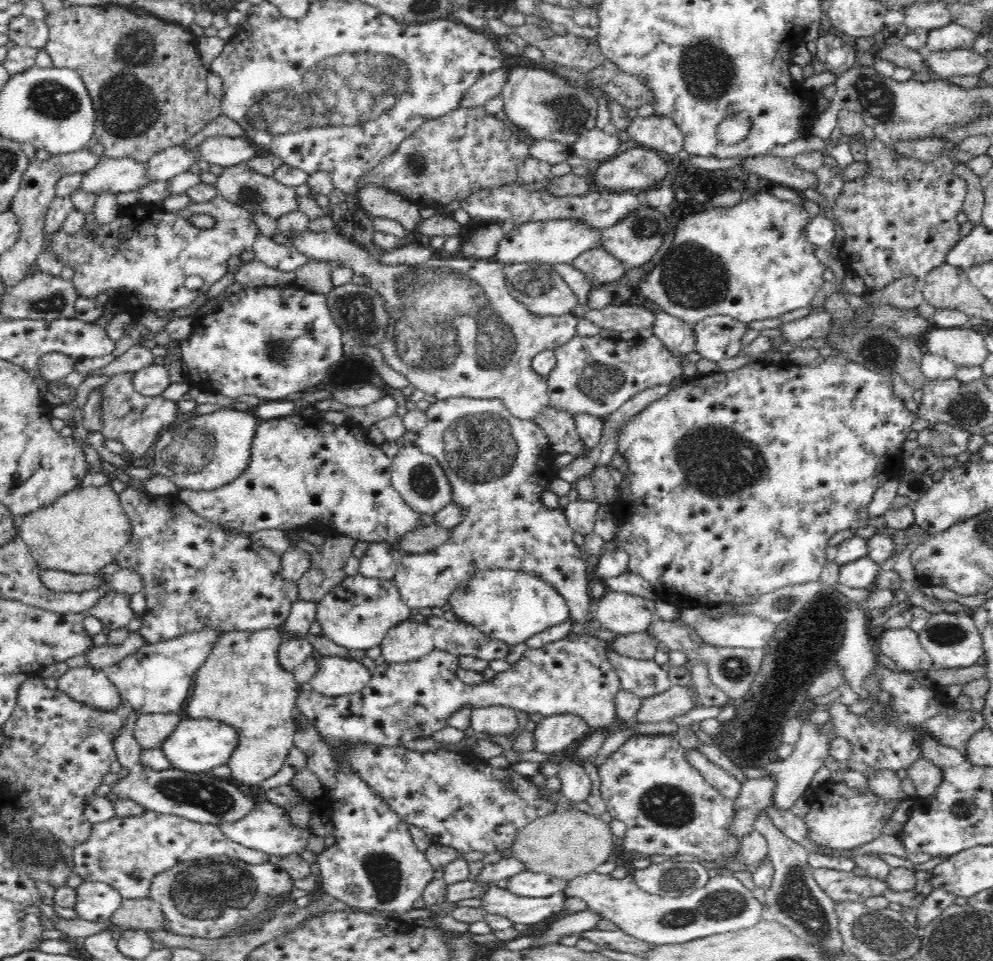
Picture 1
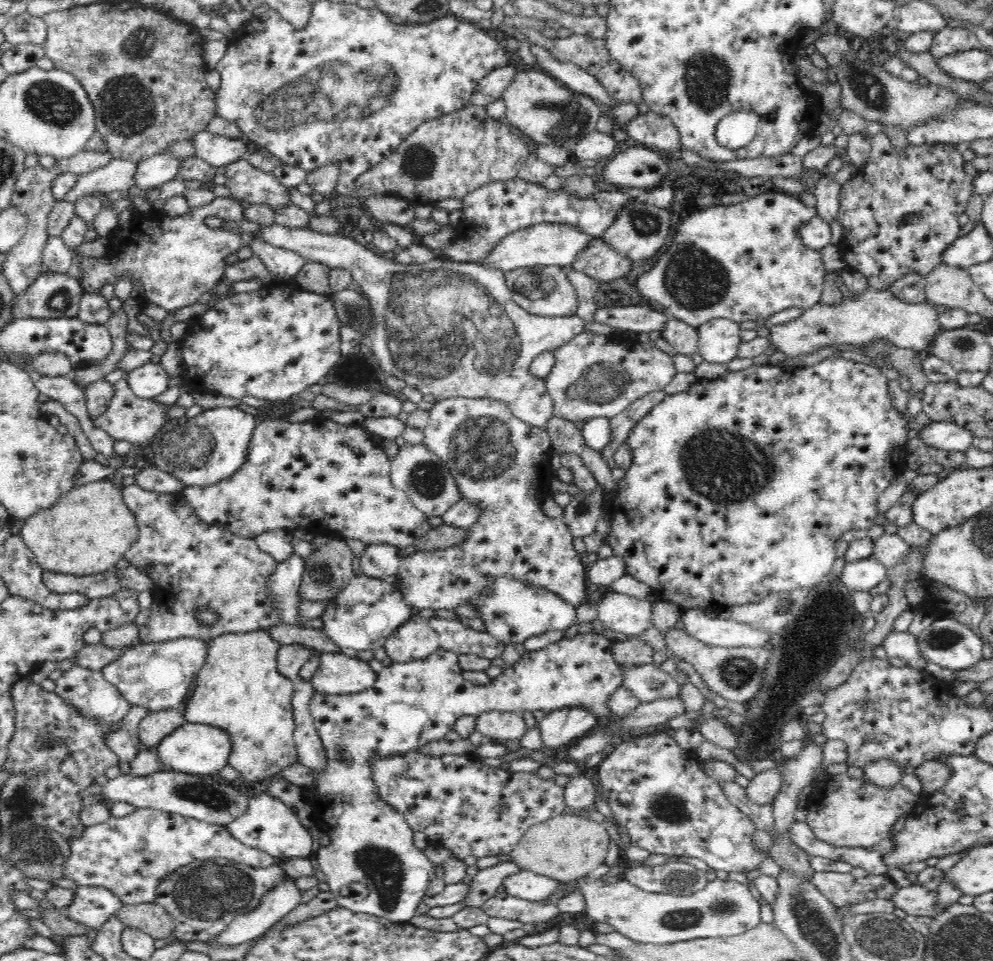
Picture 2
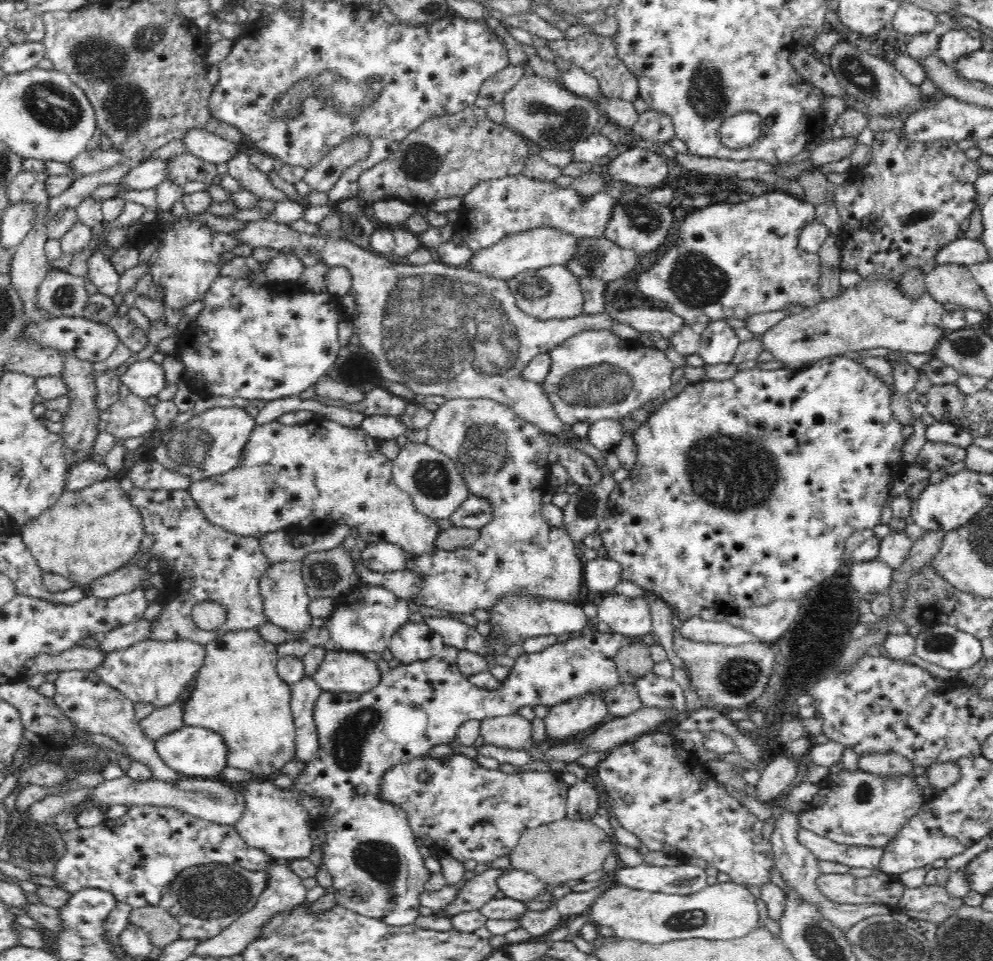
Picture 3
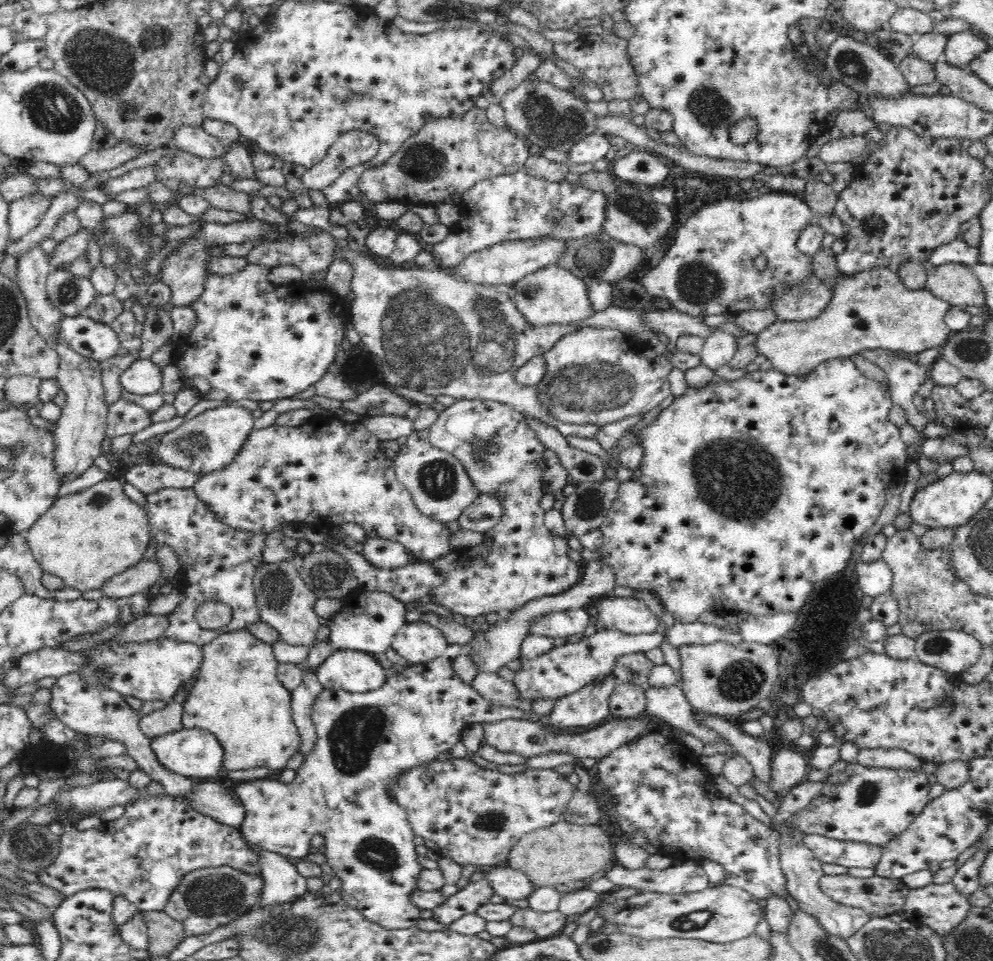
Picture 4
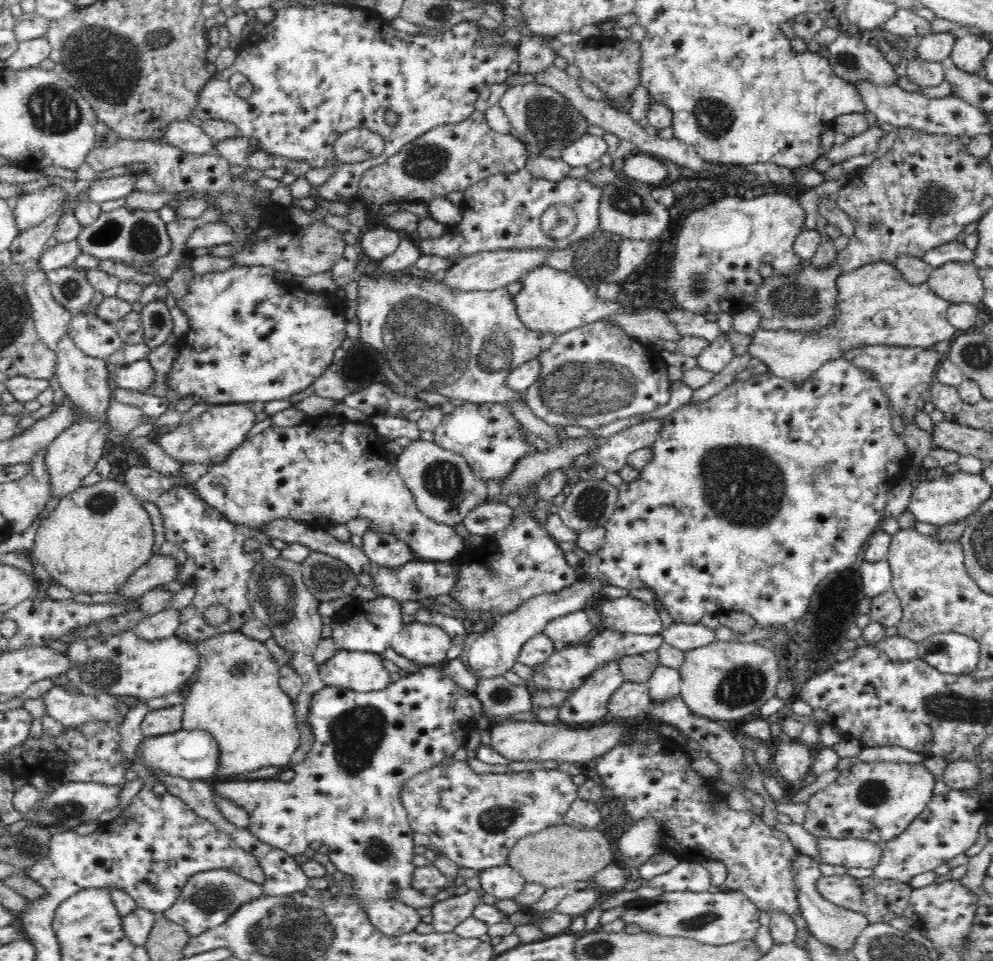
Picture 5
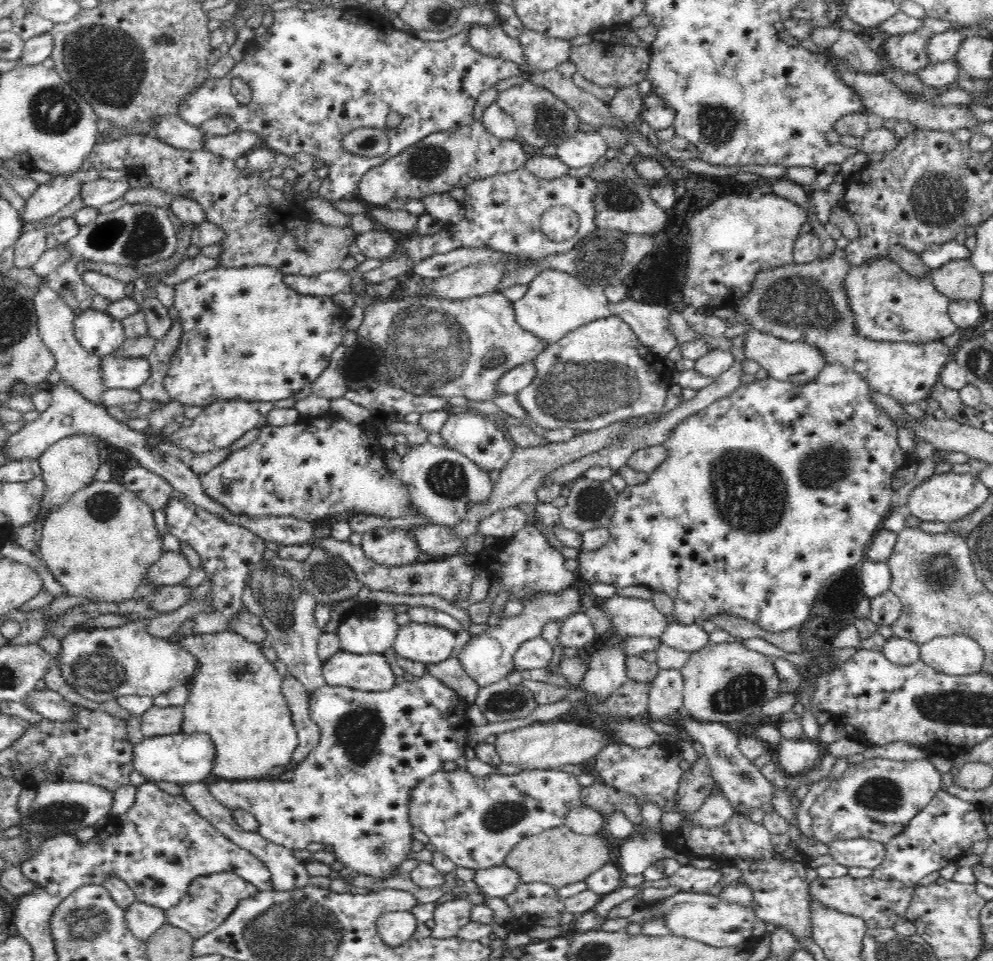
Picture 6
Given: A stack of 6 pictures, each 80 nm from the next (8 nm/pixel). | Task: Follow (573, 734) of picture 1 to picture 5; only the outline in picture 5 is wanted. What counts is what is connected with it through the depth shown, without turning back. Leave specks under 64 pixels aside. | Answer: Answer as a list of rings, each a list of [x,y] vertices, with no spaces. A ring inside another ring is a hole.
[[[610,660],[592,670],[584,684],[561,706],[557,720],[564,724],[592,724],[608,713],[610,697],[624,684],[619,660]]]

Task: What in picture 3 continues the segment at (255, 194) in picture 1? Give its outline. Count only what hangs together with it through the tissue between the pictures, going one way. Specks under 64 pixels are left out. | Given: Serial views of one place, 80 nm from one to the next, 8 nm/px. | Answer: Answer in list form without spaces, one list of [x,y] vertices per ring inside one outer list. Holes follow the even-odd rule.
[[[248,146],[238,150],[235,156],[228,162],[228,174],[241,182],[243,190],[254,192],[258,198],[272,198],[277,203],[287,198],[284,191],[272,186],[270,179],[266,177],[256,166],[250,163]]]

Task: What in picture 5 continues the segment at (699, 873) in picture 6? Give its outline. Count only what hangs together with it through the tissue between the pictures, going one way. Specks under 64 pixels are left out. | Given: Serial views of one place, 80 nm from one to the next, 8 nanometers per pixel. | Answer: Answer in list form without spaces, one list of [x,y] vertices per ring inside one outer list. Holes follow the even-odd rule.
[[[682,861],[666,874],[650,879],[648,886],[664,888],[668,892],[706,892],[713,889],[710,872],[700,861]]]

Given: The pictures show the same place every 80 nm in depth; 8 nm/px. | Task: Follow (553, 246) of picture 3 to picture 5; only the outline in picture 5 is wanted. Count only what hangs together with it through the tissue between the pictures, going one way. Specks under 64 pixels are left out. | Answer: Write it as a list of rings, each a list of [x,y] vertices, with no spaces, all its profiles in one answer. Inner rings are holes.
[[[530,249],[525,251],[495,250],[476,253],[464,257],[449,271],[446,271],[441,276],[437,276],[436,281],[448,285],[454,291],[493,291],[518,281],[524,272],[532,270],[532,266],[538,266],[551,251],[550,249],[540,249],[539,251]]]

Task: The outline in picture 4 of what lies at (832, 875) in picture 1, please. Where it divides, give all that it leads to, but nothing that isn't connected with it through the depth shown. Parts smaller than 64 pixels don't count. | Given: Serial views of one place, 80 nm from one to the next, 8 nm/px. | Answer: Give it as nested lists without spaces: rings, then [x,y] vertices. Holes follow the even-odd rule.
[[[848,873],[838,876],[823,875],[819,879],[819,887],[827,897],[844,906],[864,909],[870,918],[886,918],[904,912],[911,889],[902,879],[884,878],[876,874],[868,878],[855,878]]]

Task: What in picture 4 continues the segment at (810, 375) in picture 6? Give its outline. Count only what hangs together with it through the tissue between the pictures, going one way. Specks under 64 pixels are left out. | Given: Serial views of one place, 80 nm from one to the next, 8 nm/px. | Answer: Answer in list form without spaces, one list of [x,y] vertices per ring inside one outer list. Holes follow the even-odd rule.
[[[872,267],[852,275],[840,274],[833,287],[832,300],[817,319],[776,321],[756,334],[753,345],[758,354],[766,357],[767,368],[787,376],[802,377],[825,360],[862,354],[868,348],[920,353],[943,346],[951,334],[945,323],[949,306],[926,288],[910,290],[898,272]]]

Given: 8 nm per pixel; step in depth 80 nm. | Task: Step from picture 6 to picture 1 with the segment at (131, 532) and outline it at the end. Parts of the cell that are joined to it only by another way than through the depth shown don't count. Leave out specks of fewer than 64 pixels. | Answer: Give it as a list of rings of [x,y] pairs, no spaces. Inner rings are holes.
[[[110,482],[102,486],[80,484],[52,504],[28,513],[20,526],[20,537],[28,545],[41,569],[72,574],[100,574],[131,539],[131,523]]]

